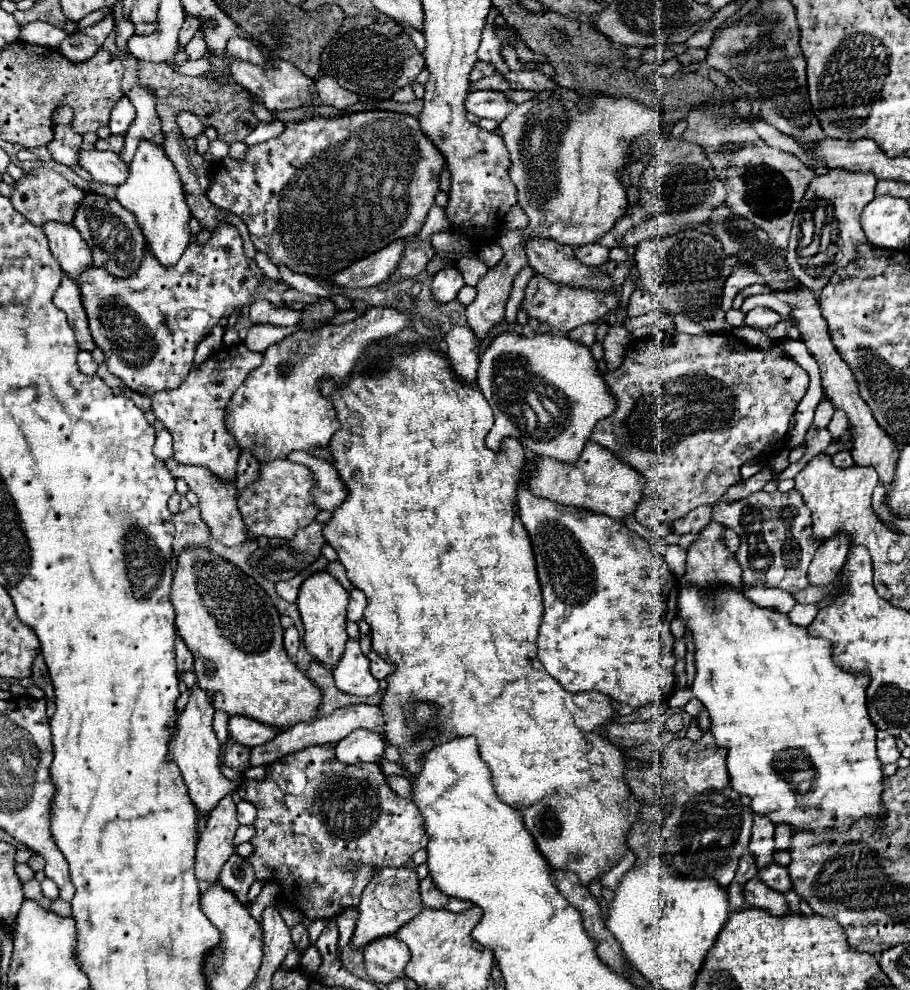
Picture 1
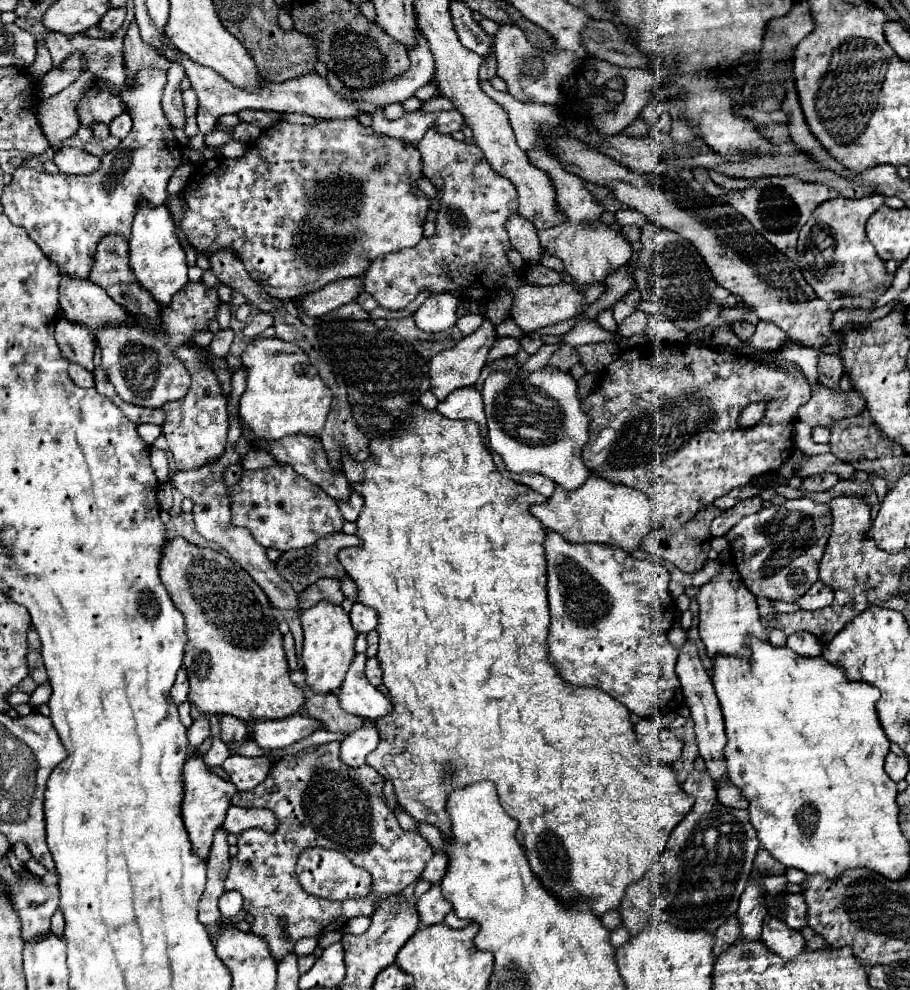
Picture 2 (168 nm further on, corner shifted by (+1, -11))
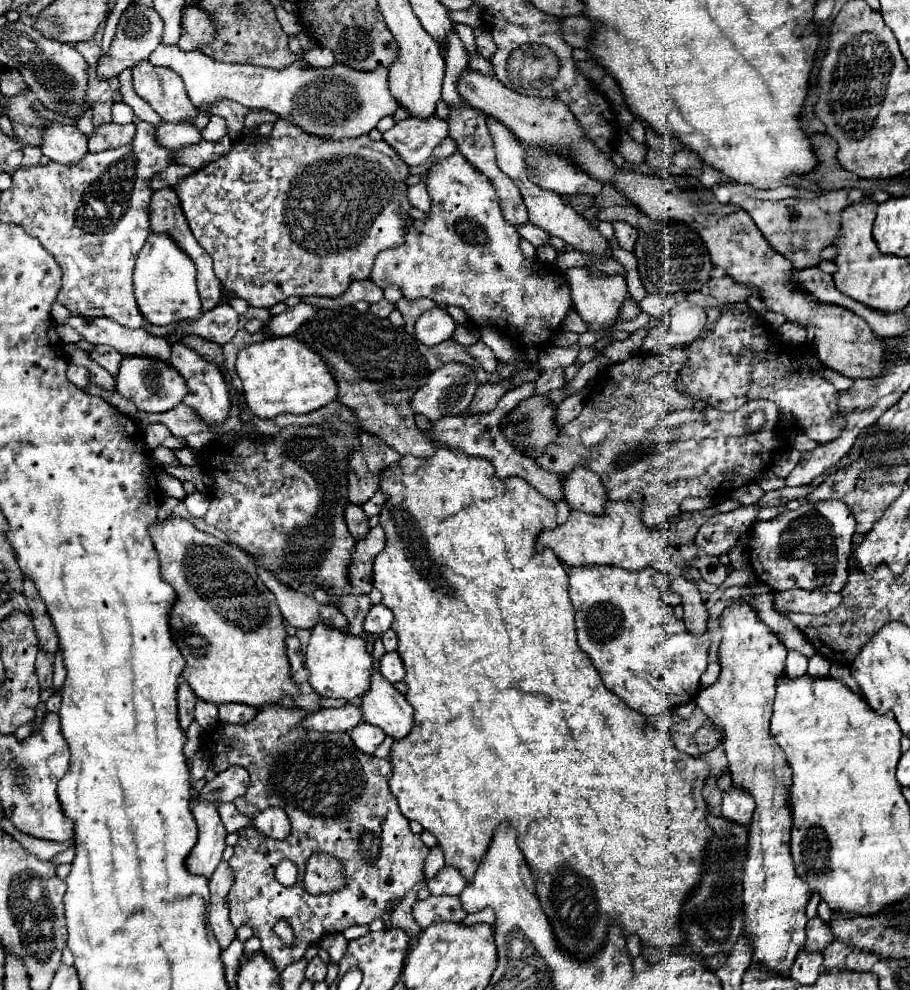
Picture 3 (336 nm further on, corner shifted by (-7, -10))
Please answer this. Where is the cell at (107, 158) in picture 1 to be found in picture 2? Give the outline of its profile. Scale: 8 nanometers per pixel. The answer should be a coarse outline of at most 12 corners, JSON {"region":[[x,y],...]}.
{"region":[[62,148],[54,162],[60,172],[88,176],[100,166],[80,148]]}

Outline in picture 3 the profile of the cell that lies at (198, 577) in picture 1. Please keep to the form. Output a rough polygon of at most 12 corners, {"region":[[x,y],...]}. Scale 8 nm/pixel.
{"region":[[176,515],[150,537],[182,677],[214,705],[296,697],[252,557]]}

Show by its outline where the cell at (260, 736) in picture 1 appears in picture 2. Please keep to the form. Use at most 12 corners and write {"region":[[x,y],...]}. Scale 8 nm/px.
{"region":[[302,714],[258,720],[252,740],[262,750],[282,750],[310,736],[320,722]]}

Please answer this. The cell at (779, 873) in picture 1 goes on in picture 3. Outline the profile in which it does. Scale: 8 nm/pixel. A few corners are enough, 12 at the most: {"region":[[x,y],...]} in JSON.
{"region":[[820,917],[808,921],[806,951],[822,953],[834,941]]}

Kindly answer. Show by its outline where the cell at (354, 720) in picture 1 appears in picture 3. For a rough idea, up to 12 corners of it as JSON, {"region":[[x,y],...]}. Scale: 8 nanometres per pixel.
{"region":[[230,767],[200,791],[204,803],[232,801],[246,793],[248,771]]}

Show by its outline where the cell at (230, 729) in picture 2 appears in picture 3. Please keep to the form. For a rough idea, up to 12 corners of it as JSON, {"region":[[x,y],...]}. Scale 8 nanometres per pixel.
{"region":[[242,703],[218,705],[222,723],[248,723],[258,711]]}

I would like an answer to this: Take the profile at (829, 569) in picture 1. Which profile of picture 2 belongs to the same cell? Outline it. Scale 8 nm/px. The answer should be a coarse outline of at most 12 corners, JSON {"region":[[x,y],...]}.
{"region":[[822,580],[796,604],[802,610],[830,606],[834,590]]}

